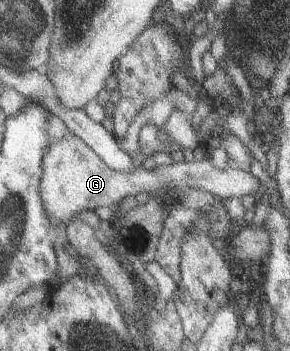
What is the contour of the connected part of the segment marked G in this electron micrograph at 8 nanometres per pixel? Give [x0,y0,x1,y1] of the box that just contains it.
[41,134,260,226]

